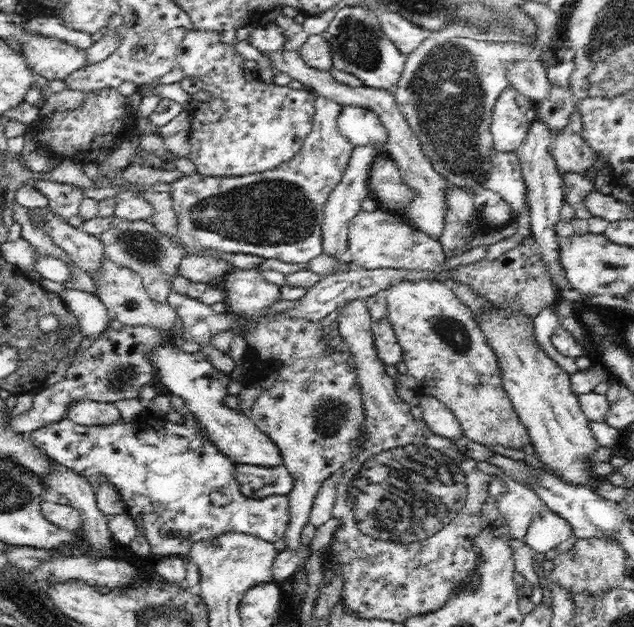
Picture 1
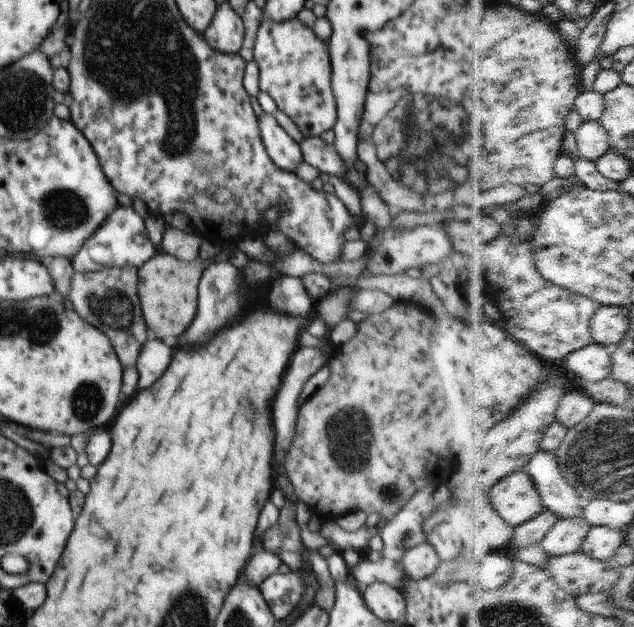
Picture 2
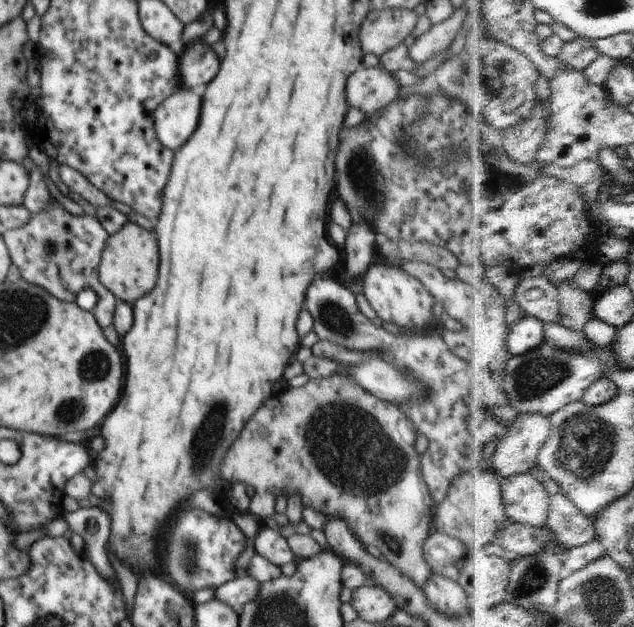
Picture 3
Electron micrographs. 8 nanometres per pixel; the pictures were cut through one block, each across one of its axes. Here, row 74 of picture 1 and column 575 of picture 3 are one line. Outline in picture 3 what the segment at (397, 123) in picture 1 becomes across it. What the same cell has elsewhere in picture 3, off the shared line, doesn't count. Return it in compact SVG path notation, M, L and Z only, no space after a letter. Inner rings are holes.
M572 279L561 282L559 289L562 314L565 315L562 325L572 331L585 331L586 326L596 318L597 294L577 288Z

